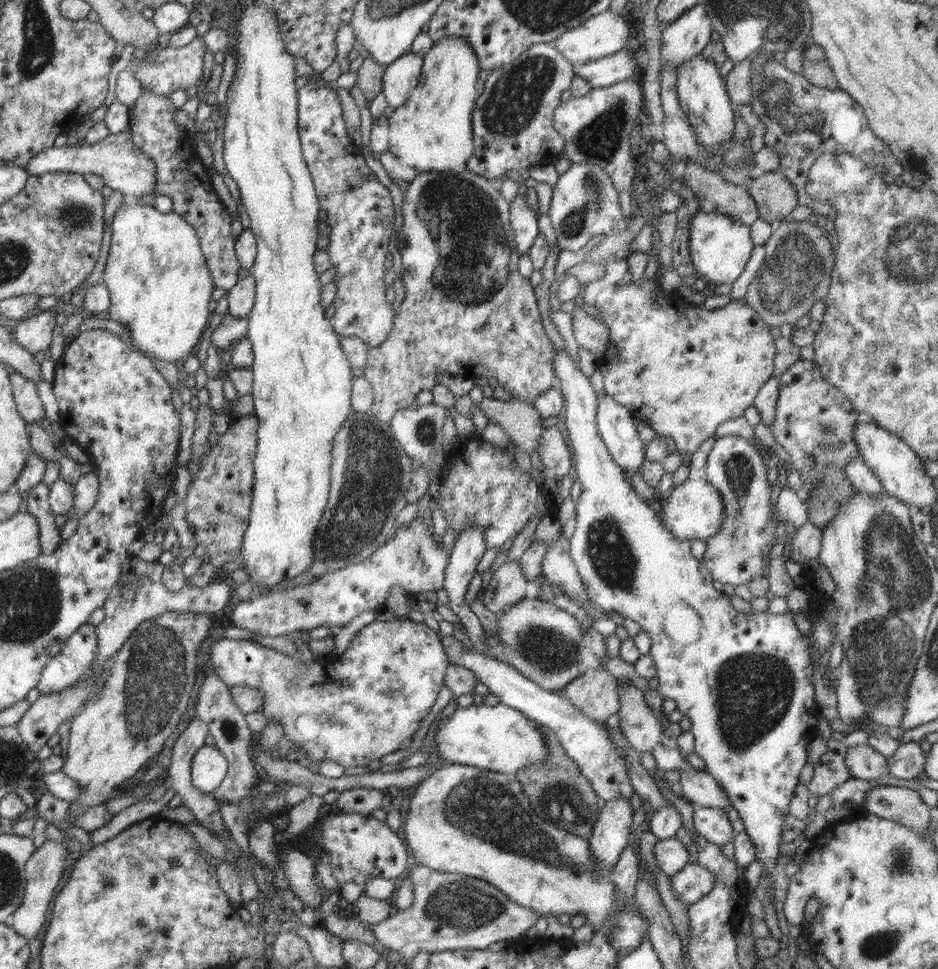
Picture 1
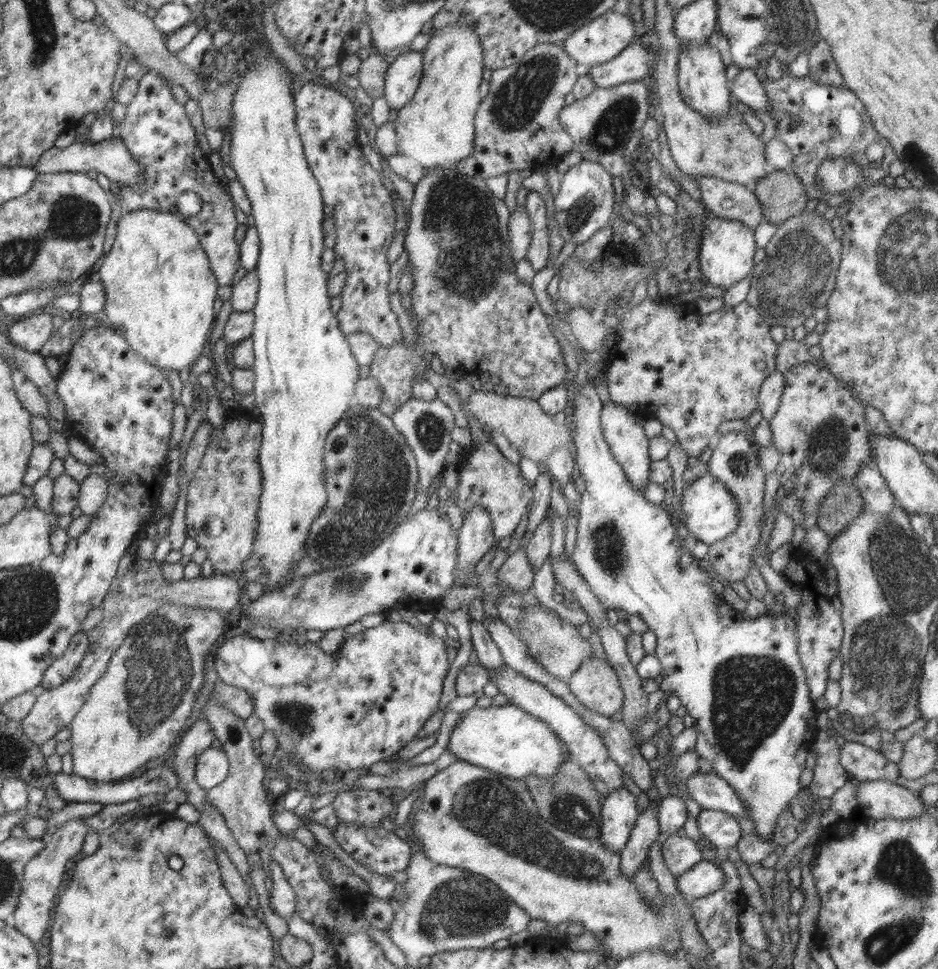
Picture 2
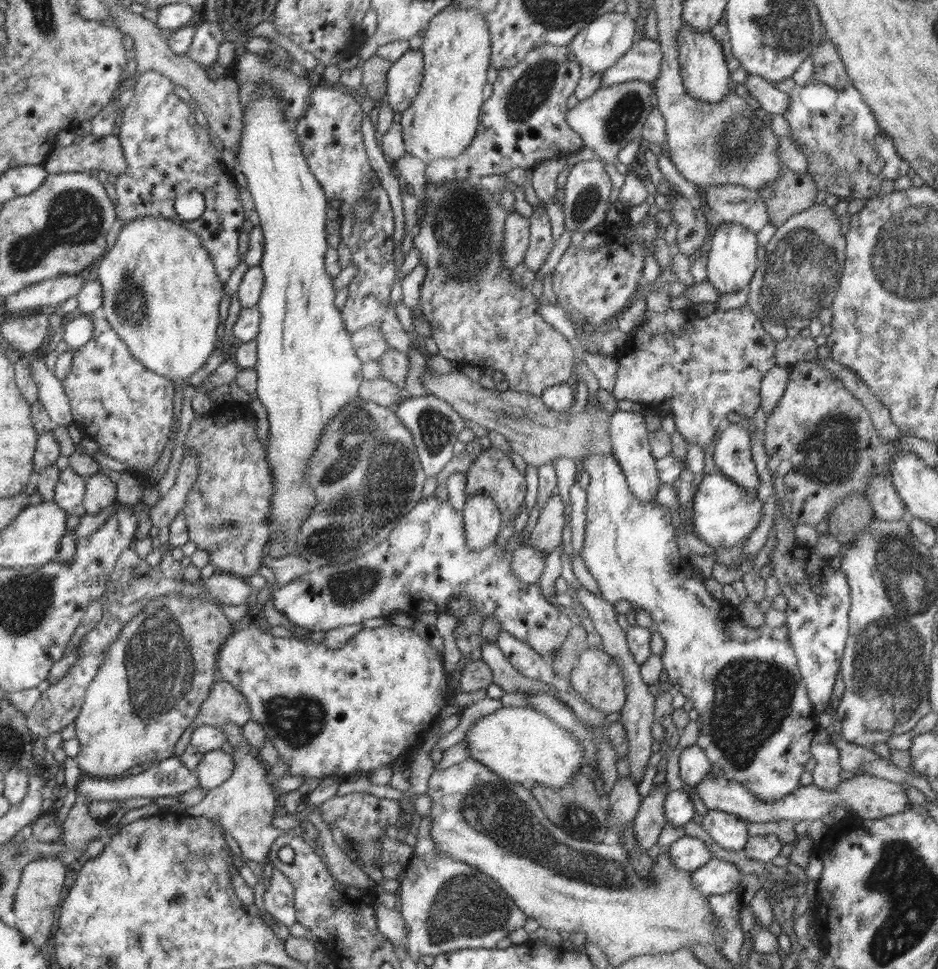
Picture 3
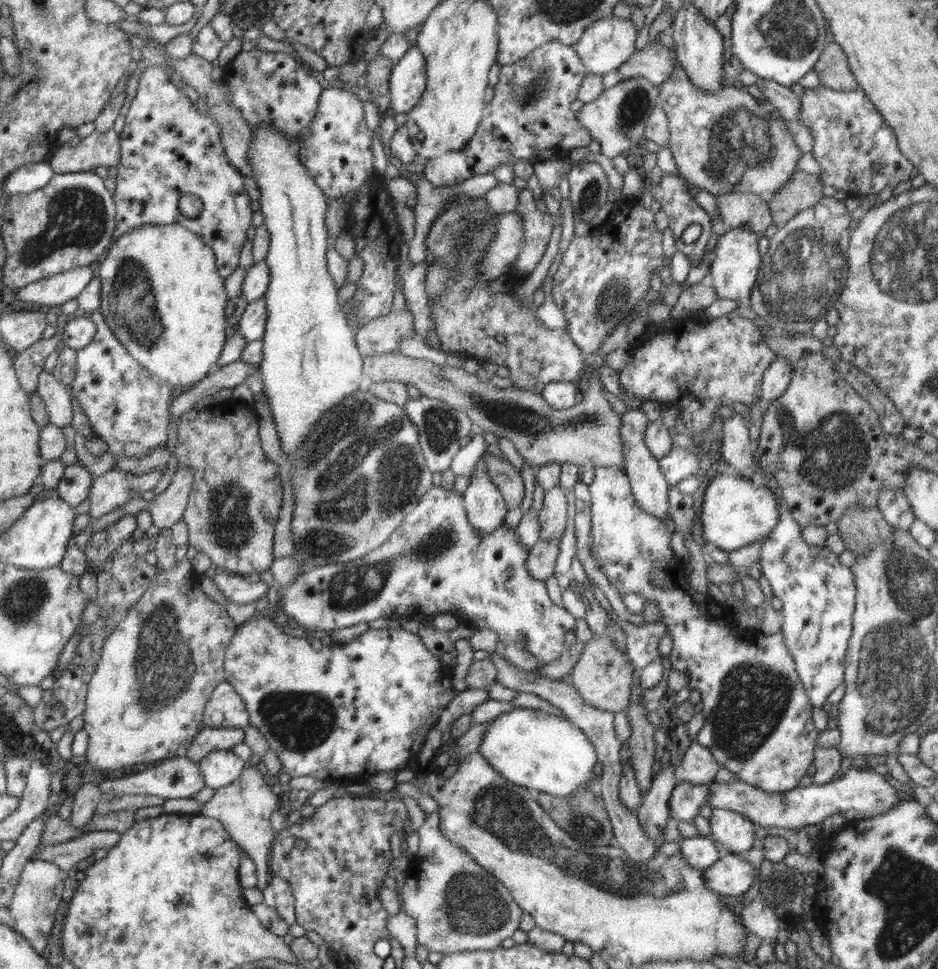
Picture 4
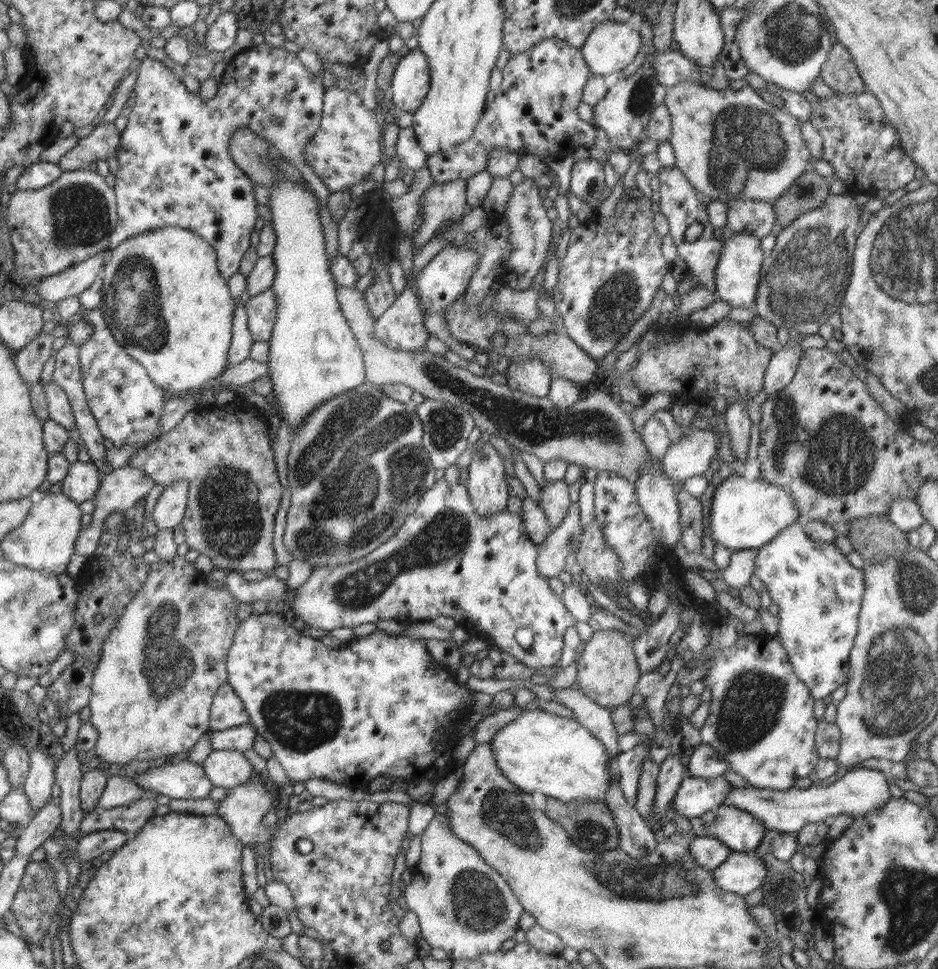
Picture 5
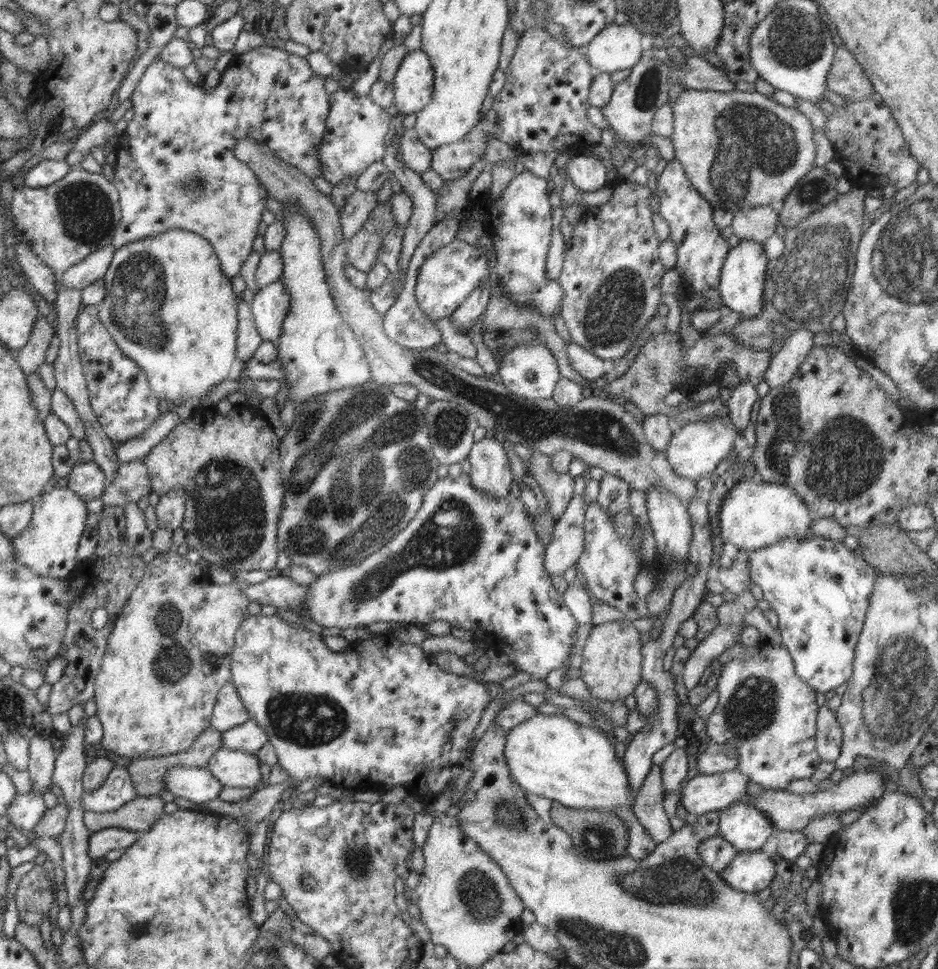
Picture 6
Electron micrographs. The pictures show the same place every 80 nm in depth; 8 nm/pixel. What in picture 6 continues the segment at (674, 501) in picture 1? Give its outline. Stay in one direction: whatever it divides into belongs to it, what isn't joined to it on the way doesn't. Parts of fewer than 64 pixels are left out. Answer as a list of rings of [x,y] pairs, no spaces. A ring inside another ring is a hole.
[[[744,478],[730,488],[720,506],[720,538],[724,543],[732,542],[740,550],[750,552],[763,546],[770,546],[785,538],[809,539],[811,533],[812,512],[792,487],[762,481],[755,483],[751,478]]]

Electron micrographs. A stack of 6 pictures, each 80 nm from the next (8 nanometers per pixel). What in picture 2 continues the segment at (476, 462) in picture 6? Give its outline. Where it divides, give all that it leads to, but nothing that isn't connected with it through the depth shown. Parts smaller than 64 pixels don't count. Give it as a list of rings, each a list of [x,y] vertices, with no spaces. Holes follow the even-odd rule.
[[[477,504],[466,514],[462,527],[457,532],[456,587],[464,579],[464,572],[471,570],[495,543],[493,524],[487,508]]]

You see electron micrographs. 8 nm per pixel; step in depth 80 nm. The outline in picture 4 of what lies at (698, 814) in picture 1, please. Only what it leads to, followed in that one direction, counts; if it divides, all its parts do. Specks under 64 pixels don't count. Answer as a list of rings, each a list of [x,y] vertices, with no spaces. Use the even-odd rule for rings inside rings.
[[[712,809],[712,816],[706,820],[710,825],[710,838],[719,844],[724,852],[743,854],[753,847],[758,828],[744,817],[744,814],[732,810]]]

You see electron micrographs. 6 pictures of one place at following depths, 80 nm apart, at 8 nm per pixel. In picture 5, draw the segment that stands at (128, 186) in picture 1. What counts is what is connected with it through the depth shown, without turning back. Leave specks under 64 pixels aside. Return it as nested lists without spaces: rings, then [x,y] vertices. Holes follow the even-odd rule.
[[[100,122],[88,136],[79,138],[76,146],[62,156],[57,165],[64,171],[88,169],[92,162],[116,157],[120,143],[121,132],[114,122]]]

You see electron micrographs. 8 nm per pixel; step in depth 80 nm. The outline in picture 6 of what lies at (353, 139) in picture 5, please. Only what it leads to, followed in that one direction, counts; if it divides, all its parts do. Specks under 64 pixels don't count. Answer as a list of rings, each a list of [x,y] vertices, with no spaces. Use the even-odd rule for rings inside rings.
[[[340,88],[330,95],[330,108],[323,140],[318,145],[318,160],[325,178],[336,186],[349,176],[358,178],[370,164],[383,160],[386,136],[391,116],[376,105],[369,96],[360,96],[349,89]]]

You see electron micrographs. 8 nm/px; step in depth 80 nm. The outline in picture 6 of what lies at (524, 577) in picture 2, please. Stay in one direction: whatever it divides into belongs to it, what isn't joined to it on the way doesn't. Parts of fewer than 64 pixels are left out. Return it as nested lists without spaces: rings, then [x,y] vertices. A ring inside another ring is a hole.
[[[573,495],[566,510],[553,525],[543,562],[548,575],[563,575],[570,566],[576,566],[584,552],[583,523],[586,507],[583,495]]]

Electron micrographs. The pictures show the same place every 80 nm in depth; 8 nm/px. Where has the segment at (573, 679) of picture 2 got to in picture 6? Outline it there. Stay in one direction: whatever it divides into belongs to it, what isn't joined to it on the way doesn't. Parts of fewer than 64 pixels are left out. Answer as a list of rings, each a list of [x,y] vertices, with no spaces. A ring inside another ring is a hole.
[[[630,620],[619,623],[608,621],[594,625],[586,639],[584,649],[580,654],[582,666],[580,678],[587,684],[587,688],[594,698],[600,700],[624,701],[626,696],[633,694],[636,685],[643,680],[641,675],[642,641],[640,631],[632,627]]]

